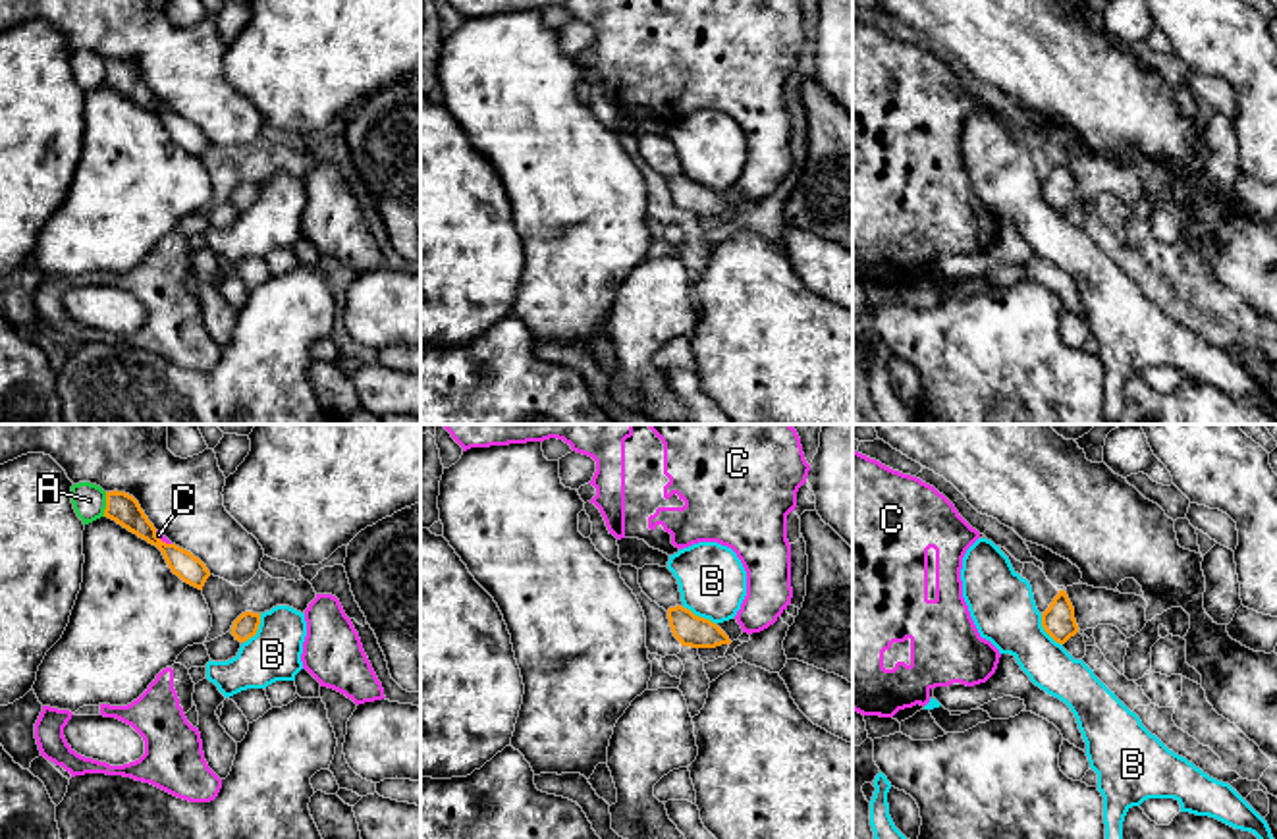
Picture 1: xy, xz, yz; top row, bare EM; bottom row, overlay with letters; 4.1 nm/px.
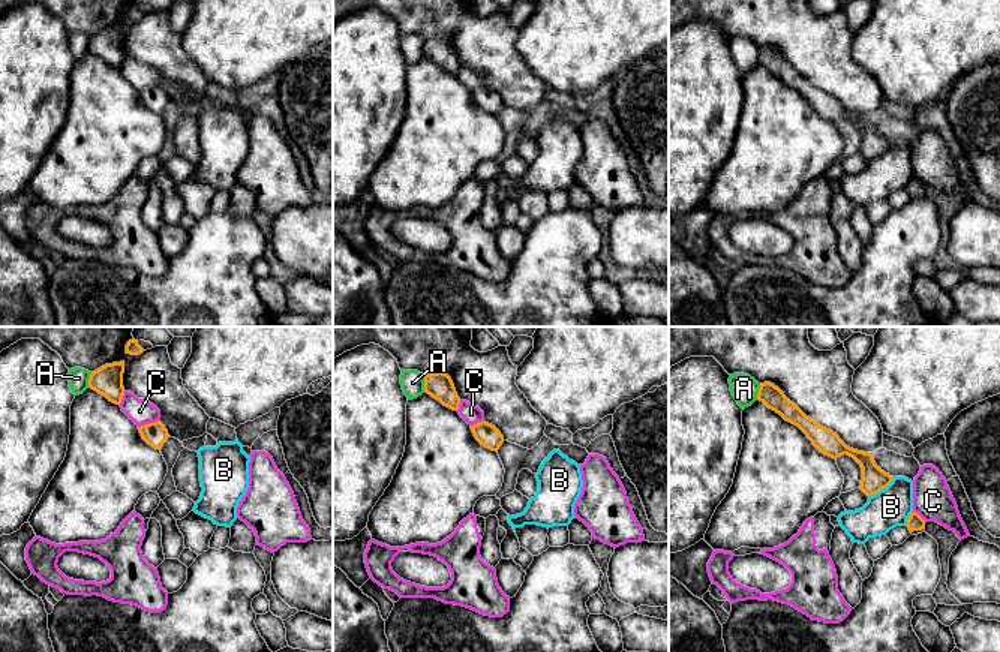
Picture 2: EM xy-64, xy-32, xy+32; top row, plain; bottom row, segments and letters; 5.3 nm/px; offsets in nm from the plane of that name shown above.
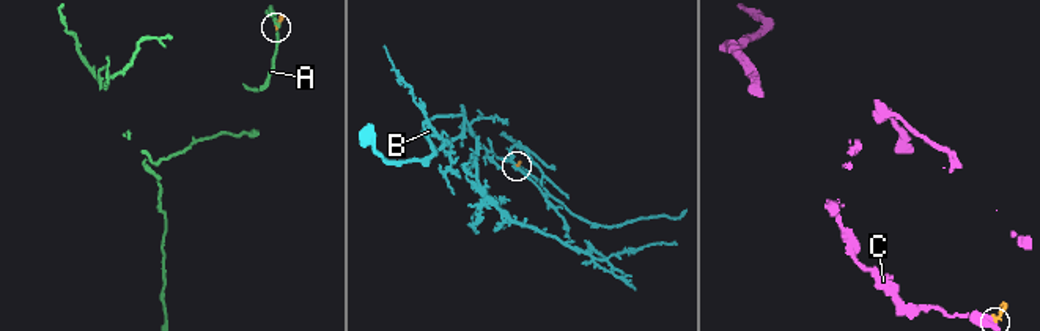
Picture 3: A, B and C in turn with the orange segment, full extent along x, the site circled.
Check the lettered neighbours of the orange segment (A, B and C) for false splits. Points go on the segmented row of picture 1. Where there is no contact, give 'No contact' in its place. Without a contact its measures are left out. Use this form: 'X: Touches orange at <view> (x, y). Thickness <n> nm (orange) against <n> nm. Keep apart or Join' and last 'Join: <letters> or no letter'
A: Touches orange at xy (107, 504). Thickness 130 nm (orange) against 140 nm. Keep apart
B: Touches orange at xz (697, 616). Thickness 140 nm (orange) against 280 nm. Keep apart
C: Touches orange at xy (161, 541). Thickness 130 nm (orange) against 20 nm. Keep apart
Join: no letter

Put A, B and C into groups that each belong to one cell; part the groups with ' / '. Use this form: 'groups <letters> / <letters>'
groups A / B / C

